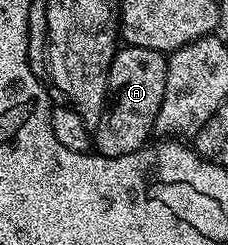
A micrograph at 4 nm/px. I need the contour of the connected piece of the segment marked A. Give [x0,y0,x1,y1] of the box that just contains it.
[93,45,167,158]

